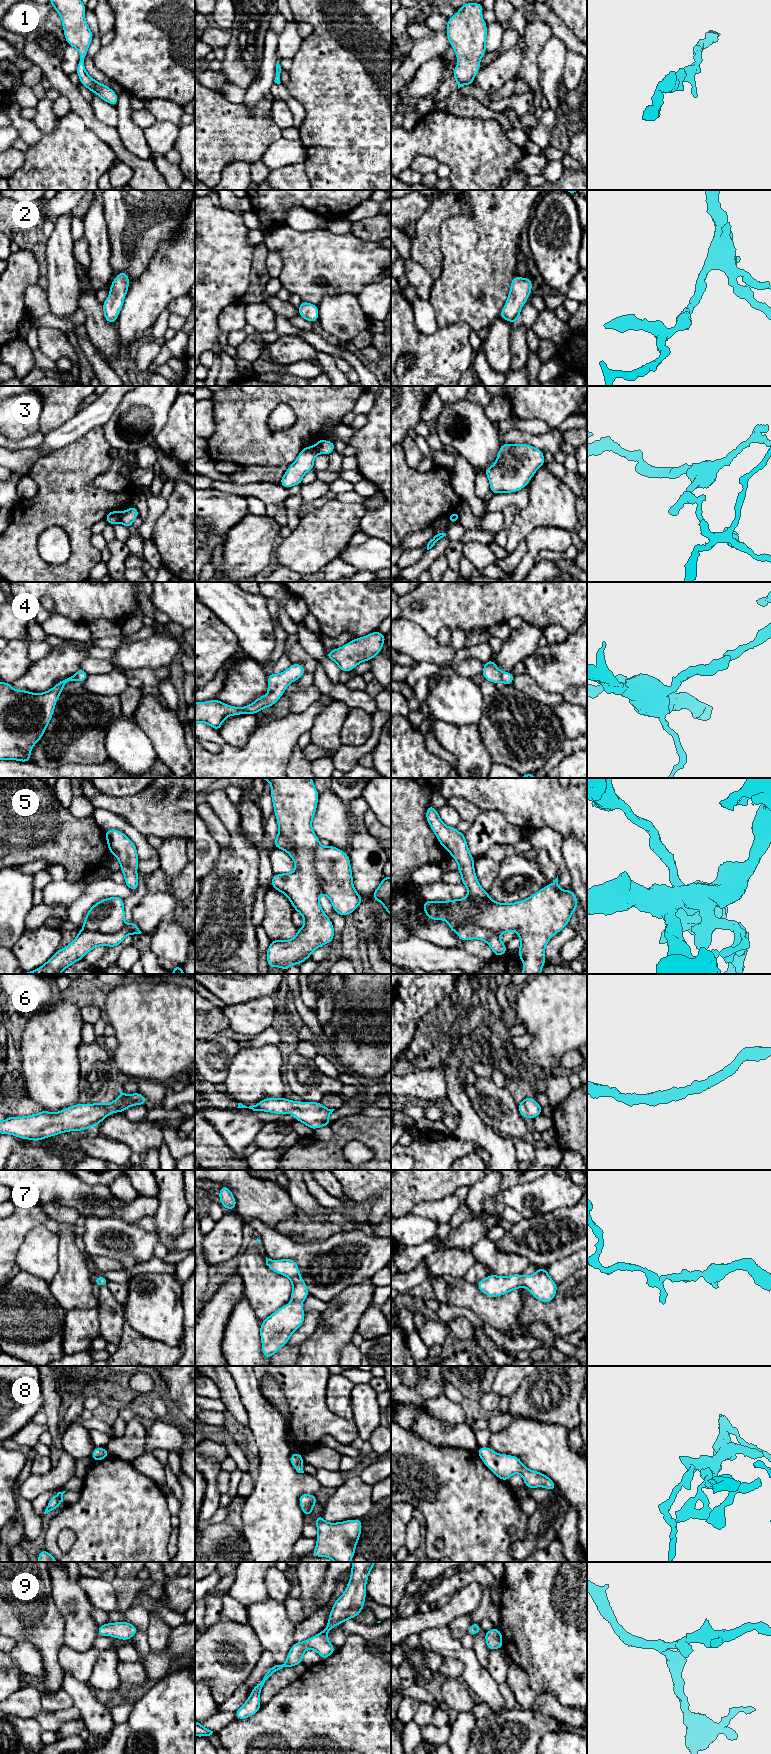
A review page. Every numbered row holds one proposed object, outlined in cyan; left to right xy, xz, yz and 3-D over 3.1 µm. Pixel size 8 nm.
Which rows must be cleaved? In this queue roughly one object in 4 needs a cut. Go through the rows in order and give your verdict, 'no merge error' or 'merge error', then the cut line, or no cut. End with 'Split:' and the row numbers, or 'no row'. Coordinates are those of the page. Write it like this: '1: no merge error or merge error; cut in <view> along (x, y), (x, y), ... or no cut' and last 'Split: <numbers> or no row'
1: no merge error; no cut
2: no merge error; no cut
3: merge error; cut in xy along (121, 512), (119, 521)
4: no merge error; no cut
5: no merge error; no cut
6: no merge error; no cut
7: no merge error; no cut
8: no merge error; no cut
9: no merge error; no cut
Split: 3

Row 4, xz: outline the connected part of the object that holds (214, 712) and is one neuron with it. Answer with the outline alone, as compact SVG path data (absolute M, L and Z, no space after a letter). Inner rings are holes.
M294 663L279 674L269 673L267 684L269 693L257 698L245 707L234 707L220 702L217 698L206 702L195 701L195 723L204 722L219 732L223 721L228 716L257 714L260 710L272 707L285 693L288 685L305 674L301 664Z

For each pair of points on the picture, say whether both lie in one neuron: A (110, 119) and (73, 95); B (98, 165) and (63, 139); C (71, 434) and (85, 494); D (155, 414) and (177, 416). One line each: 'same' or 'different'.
A: different
B: same
C: different
D: different

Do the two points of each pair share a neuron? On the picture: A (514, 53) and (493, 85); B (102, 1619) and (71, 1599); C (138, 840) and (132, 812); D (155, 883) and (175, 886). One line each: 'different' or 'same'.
A: same
B: different
C: different
D: same

